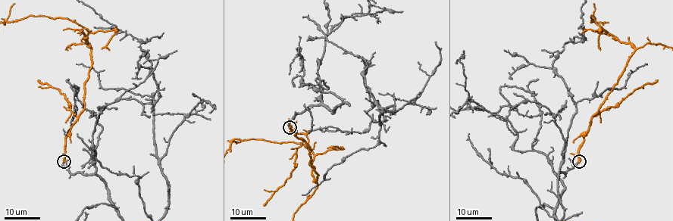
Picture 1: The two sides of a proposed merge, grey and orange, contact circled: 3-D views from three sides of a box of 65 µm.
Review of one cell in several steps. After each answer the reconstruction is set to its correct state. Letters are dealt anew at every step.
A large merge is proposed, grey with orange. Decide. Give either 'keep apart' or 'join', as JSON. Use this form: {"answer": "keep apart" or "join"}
{"answer": "join"}

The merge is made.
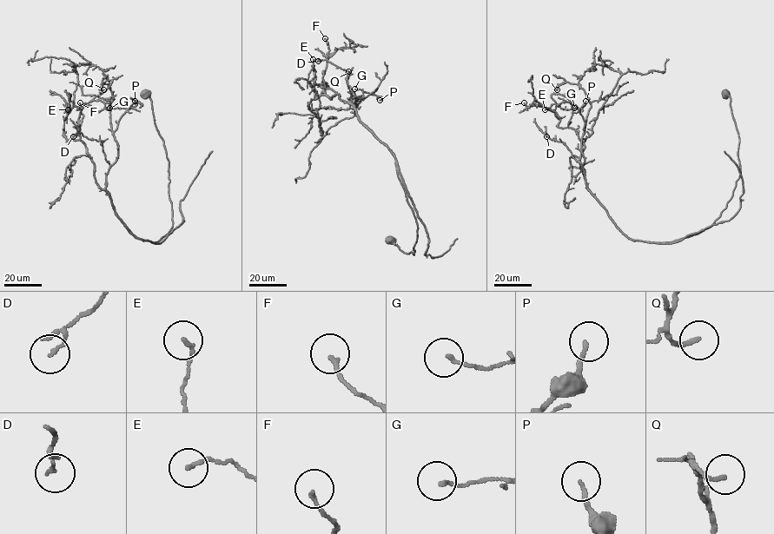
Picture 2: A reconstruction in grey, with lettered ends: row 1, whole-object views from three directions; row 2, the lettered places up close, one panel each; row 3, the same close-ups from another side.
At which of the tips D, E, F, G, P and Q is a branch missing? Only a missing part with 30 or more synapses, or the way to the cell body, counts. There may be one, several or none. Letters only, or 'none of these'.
none of these

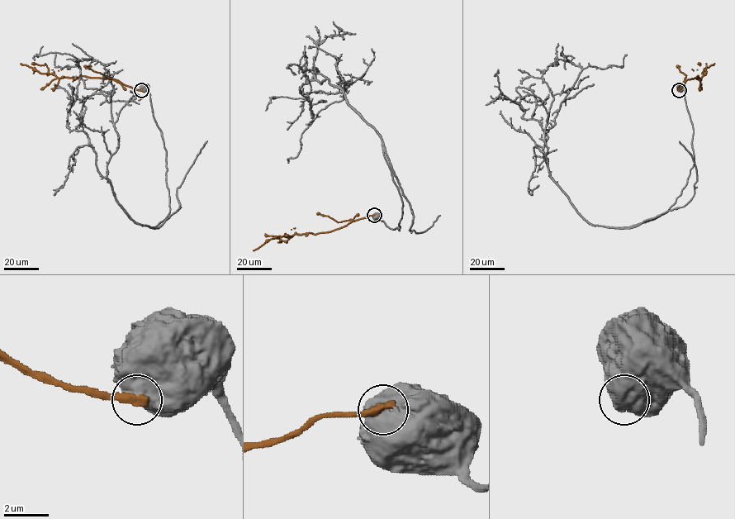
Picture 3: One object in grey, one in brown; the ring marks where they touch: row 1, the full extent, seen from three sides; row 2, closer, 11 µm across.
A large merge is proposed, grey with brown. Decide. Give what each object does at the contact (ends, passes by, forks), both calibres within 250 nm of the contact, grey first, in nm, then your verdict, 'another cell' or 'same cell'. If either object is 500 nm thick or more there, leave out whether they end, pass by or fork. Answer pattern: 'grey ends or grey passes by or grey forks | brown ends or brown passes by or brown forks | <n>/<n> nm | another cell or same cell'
800/400 nm | another cell

